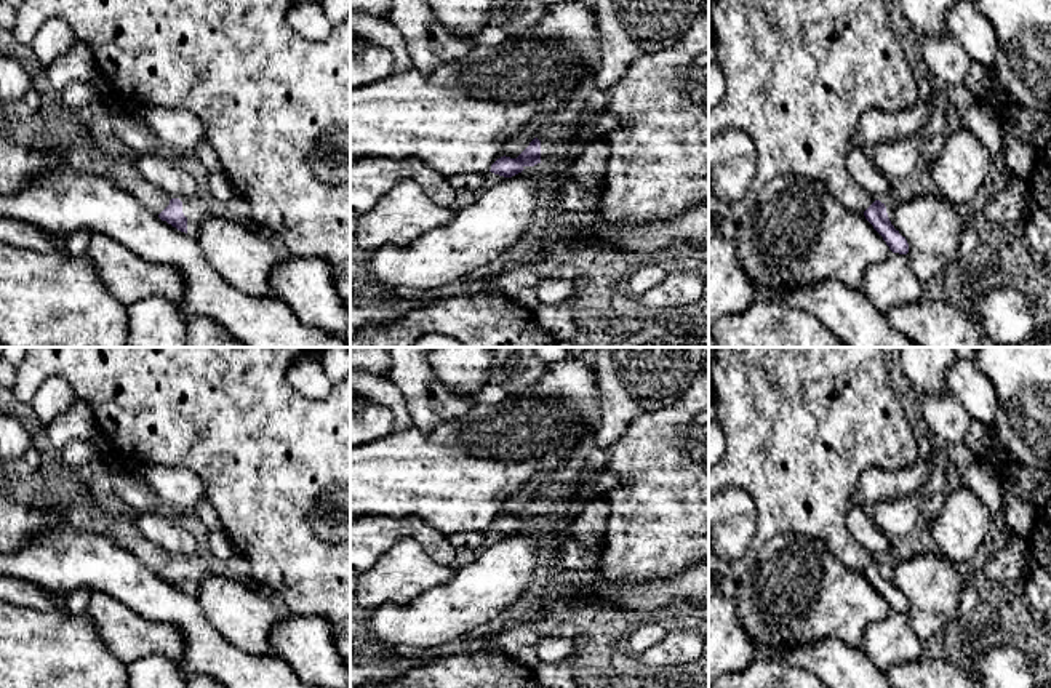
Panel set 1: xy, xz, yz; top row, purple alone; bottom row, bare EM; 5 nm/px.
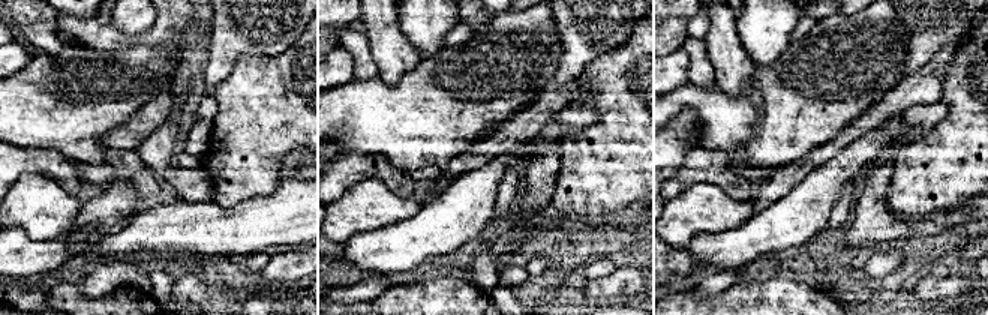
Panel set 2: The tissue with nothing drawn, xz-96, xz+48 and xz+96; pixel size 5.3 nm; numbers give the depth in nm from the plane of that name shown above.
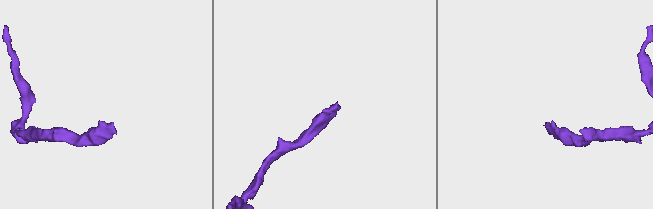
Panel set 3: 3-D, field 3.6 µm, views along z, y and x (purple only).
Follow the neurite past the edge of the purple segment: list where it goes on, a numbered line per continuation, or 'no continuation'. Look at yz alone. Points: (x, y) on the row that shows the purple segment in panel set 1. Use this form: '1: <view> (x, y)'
no continuation

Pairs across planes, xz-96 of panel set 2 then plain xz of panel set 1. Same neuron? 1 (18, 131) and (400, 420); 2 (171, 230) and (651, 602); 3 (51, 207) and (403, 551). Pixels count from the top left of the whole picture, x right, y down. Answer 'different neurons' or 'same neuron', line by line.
1: different neurons
2: same neuron
3: same neuron

